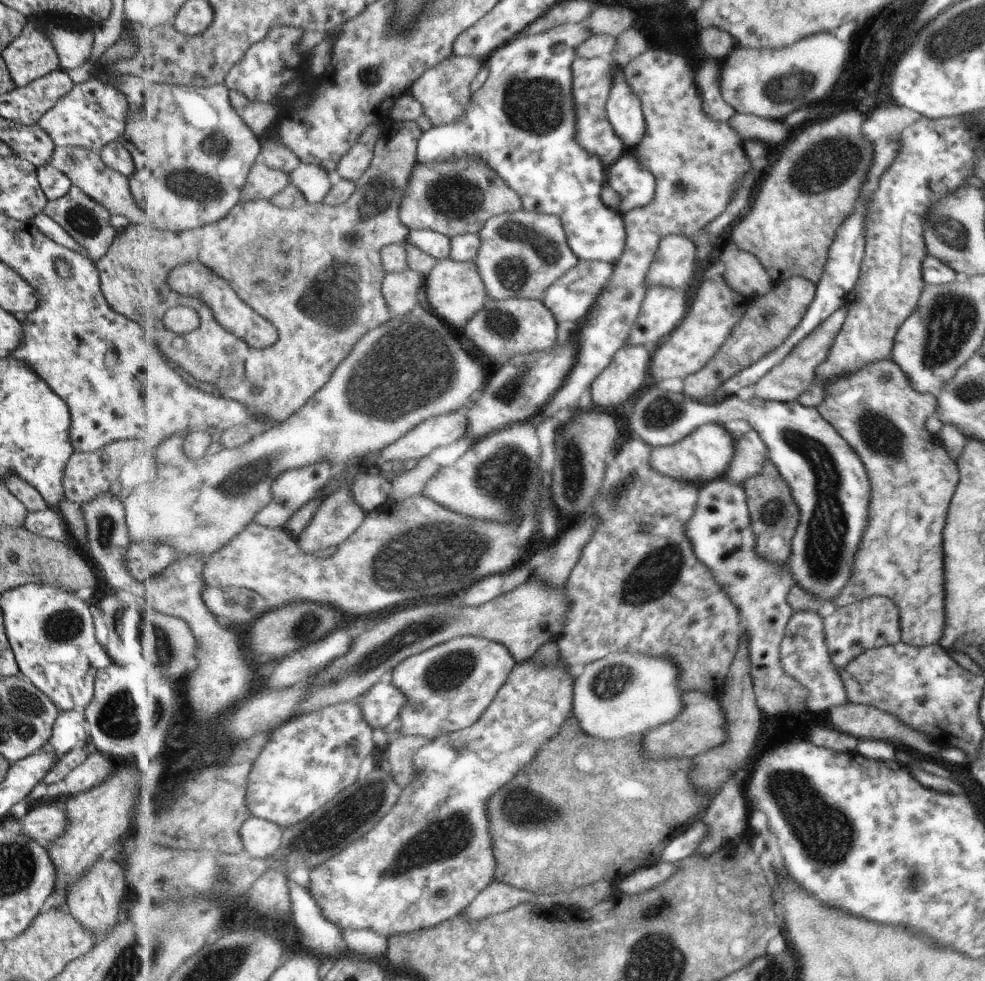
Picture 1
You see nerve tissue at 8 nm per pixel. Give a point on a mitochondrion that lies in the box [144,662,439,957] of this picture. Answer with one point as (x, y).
(330, 830)

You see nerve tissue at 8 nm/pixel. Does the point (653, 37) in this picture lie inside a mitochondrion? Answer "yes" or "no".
no

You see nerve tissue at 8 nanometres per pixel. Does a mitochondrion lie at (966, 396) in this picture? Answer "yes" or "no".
yes

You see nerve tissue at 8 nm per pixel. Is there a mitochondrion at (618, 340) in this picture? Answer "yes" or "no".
no

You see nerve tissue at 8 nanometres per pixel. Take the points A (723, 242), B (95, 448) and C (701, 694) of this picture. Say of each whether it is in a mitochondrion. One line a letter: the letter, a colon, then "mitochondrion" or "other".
A: other
B: other
C: other

